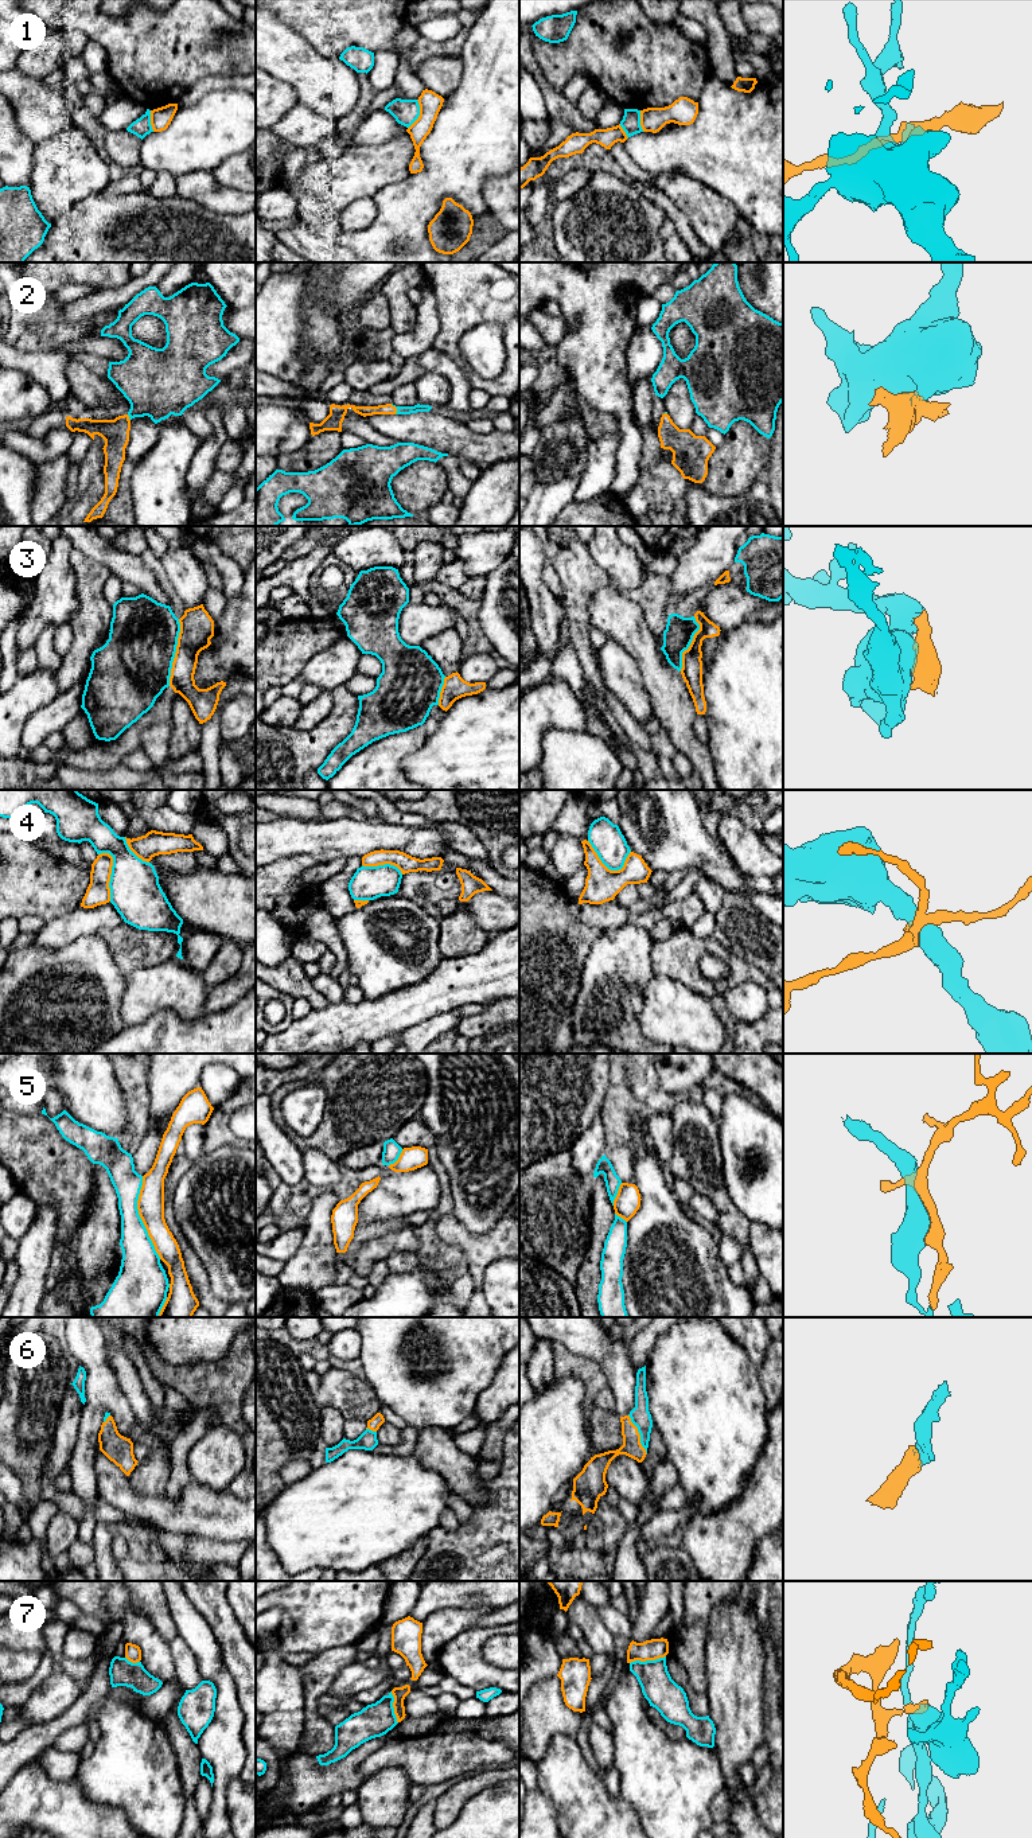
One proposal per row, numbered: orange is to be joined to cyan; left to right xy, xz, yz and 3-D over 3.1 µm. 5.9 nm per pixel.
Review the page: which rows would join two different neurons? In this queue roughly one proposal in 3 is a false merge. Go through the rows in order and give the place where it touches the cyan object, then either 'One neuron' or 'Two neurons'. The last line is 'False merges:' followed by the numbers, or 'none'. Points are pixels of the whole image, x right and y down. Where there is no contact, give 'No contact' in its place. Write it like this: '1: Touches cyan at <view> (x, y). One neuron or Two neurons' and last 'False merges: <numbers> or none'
1: Touches cyan at xz (419, 115). Two neurons
2: Touches cyan at xz (396, 407). One neuron
3: Touches cyan at xy (175, 651). One neuron
4: Touches cyan at yz (602, 861). Two neurons
5: Touches cyan at xy (140, 1218). One neuron
6: Touches cyan at yz (639, 1433). One neuron
7: Touches cyan at yz (647, 1661). Two neurons
False merges: 1, 4, 7

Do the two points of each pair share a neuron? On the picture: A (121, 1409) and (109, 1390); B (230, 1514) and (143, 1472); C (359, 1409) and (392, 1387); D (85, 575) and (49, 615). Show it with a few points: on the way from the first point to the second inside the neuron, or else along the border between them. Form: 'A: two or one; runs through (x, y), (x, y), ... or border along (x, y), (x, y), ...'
A: one; runs through (117, 1405), (109, 1394)
B: two; border along (135, 1490), (143, 1495), (166, 1495)
C: two; border along (365, 1381), (382, 1405)
D: two; border along (69, 555), (77, 600), (77, 611), (71, 616)

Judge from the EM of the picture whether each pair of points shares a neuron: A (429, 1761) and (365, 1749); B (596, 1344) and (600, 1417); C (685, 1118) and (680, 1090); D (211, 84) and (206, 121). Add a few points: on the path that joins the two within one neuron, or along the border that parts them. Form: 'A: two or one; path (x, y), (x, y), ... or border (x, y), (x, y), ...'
A: two; border (402, 1739), (374, 1749), (358, 1774)
B: two; border (615, 1412), (619, 1417)
C: two; border (685, 1095), (677, 1099)
D: two; border (241, 89), (211, 90), (197, 101), (182, 106)

